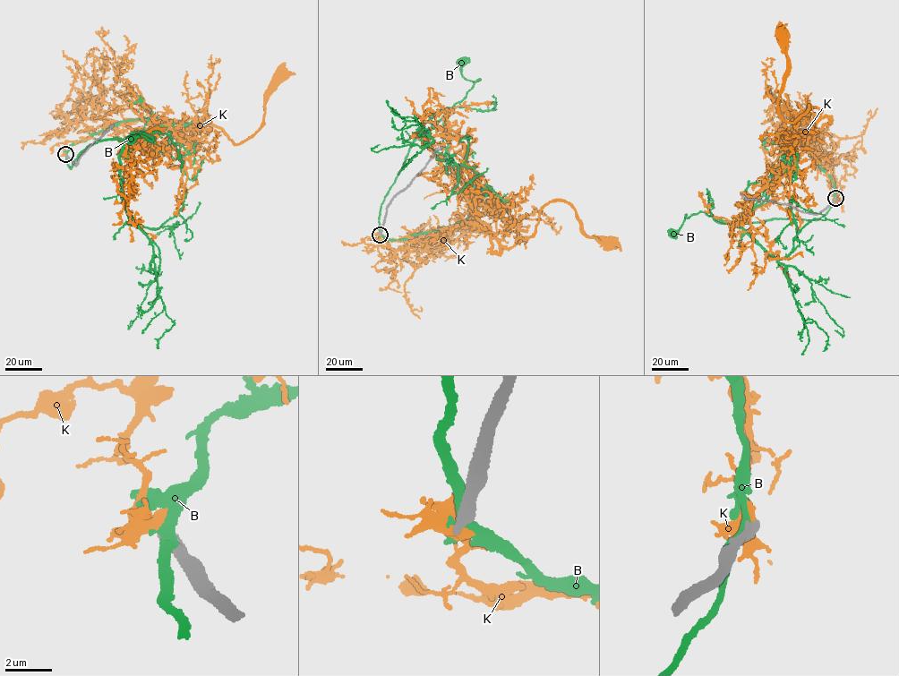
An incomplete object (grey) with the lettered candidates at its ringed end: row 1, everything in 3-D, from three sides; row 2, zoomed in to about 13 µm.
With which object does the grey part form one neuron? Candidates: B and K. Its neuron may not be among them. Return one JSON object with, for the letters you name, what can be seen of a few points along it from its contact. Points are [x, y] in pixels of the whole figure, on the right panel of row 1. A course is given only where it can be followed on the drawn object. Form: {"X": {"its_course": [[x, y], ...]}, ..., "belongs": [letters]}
{"belongs": []}

